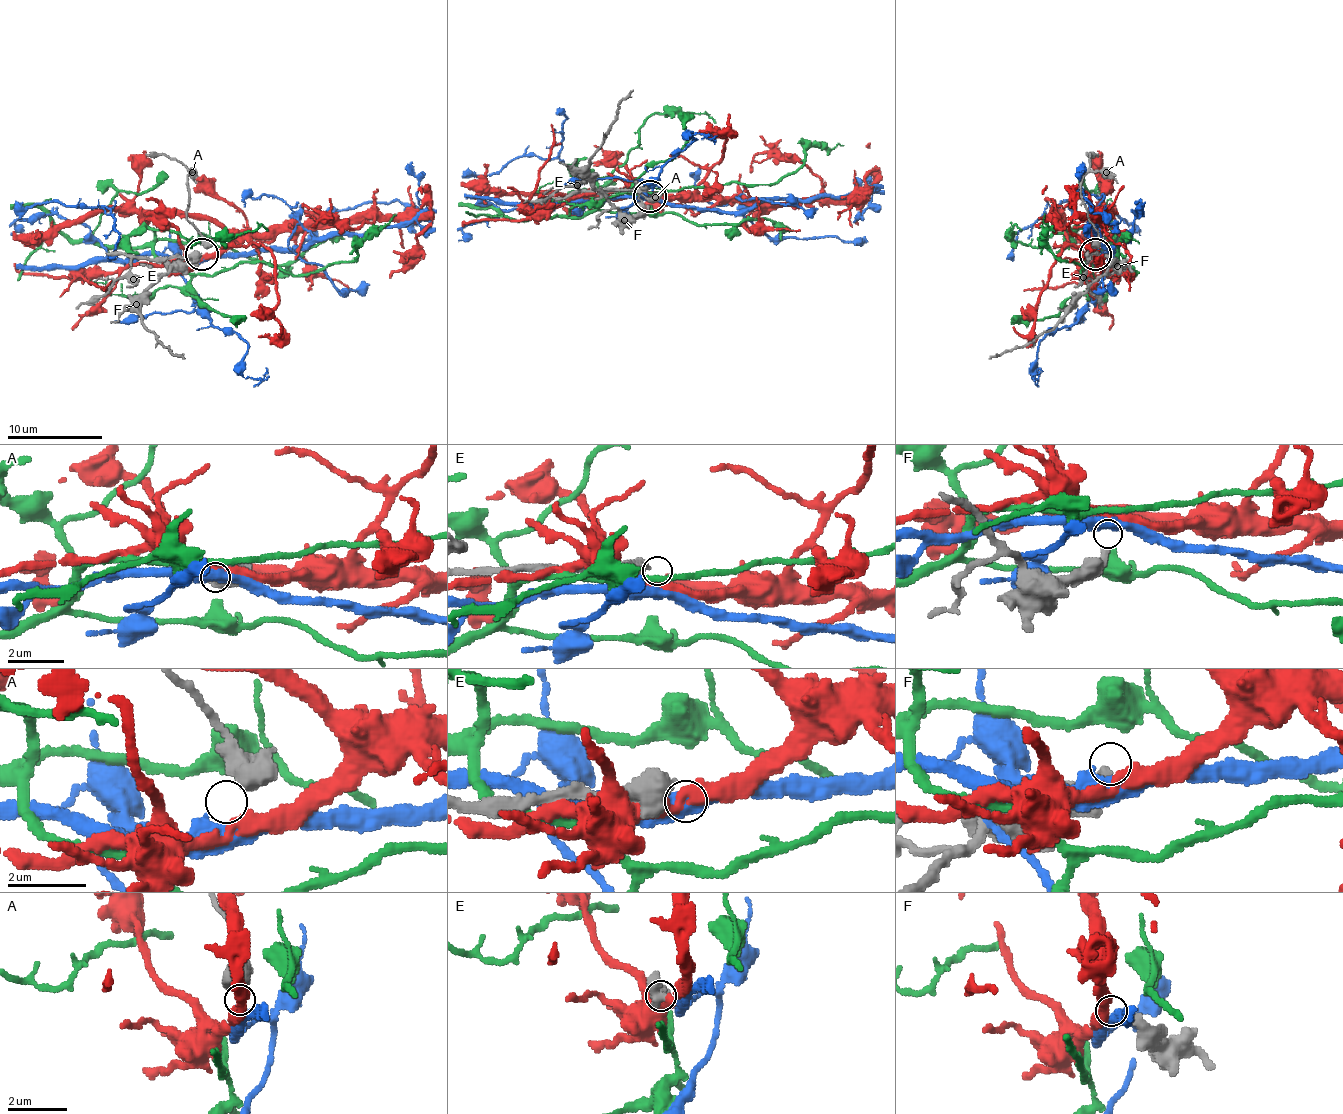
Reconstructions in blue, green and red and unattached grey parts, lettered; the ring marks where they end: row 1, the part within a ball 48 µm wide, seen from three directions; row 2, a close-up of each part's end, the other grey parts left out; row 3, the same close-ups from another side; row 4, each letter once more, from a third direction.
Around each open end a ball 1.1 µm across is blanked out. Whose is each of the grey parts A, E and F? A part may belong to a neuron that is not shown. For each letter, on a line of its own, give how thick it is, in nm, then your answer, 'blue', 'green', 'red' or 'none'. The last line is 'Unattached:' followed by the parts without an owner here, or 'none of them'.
A: 800 nm thick; blue
E: 550 nm thick; none
F: 340 nm thick; red
Unattached: E

